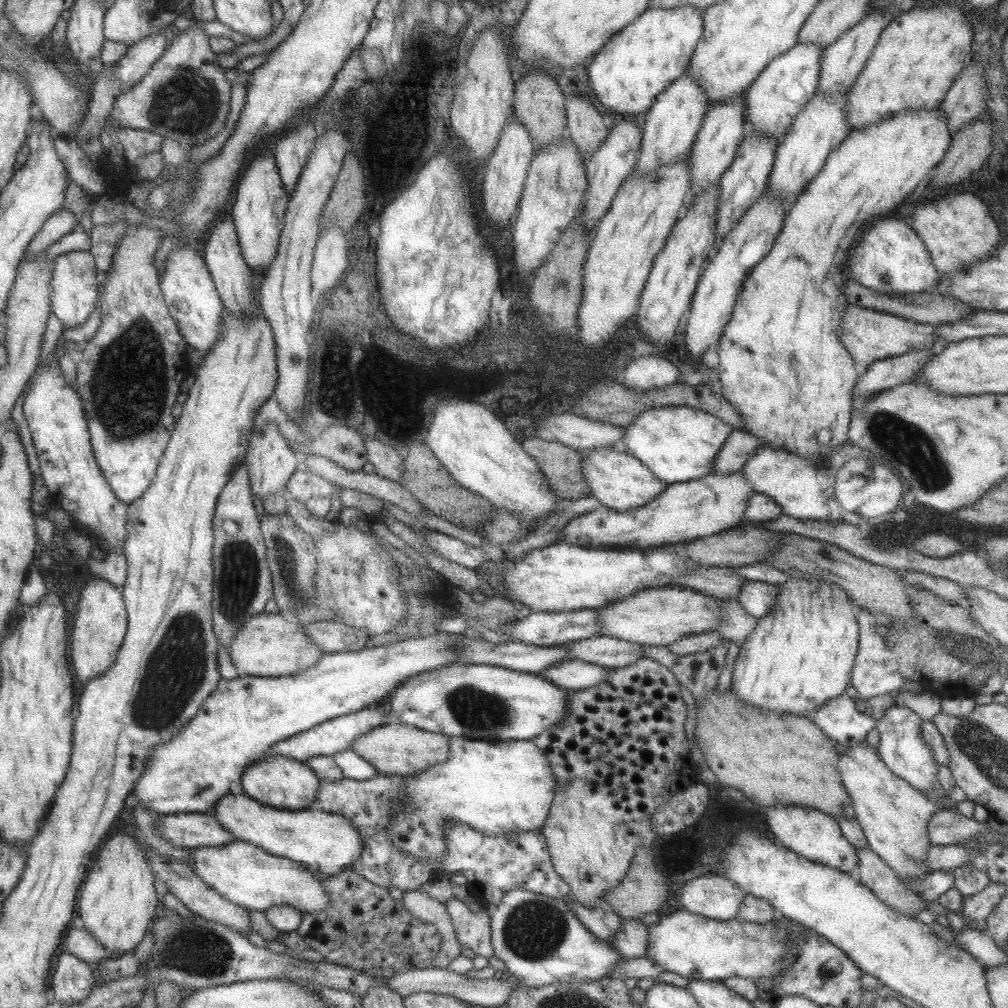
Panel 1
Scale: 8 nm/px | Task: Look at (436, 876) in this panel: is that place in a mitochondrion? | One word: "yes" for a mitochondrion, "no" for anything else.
no

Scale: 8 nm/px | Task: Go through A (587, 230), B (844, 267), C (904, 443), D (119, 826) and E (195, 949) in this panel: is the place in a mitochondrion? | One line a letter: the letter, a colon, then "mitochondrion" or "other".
A: other
B: other
C: mitochondrion
D: other
E: mitochondrion

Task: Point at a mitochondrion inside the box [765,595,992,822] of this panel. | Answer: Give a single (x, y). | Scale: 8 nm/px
(956, 648)

